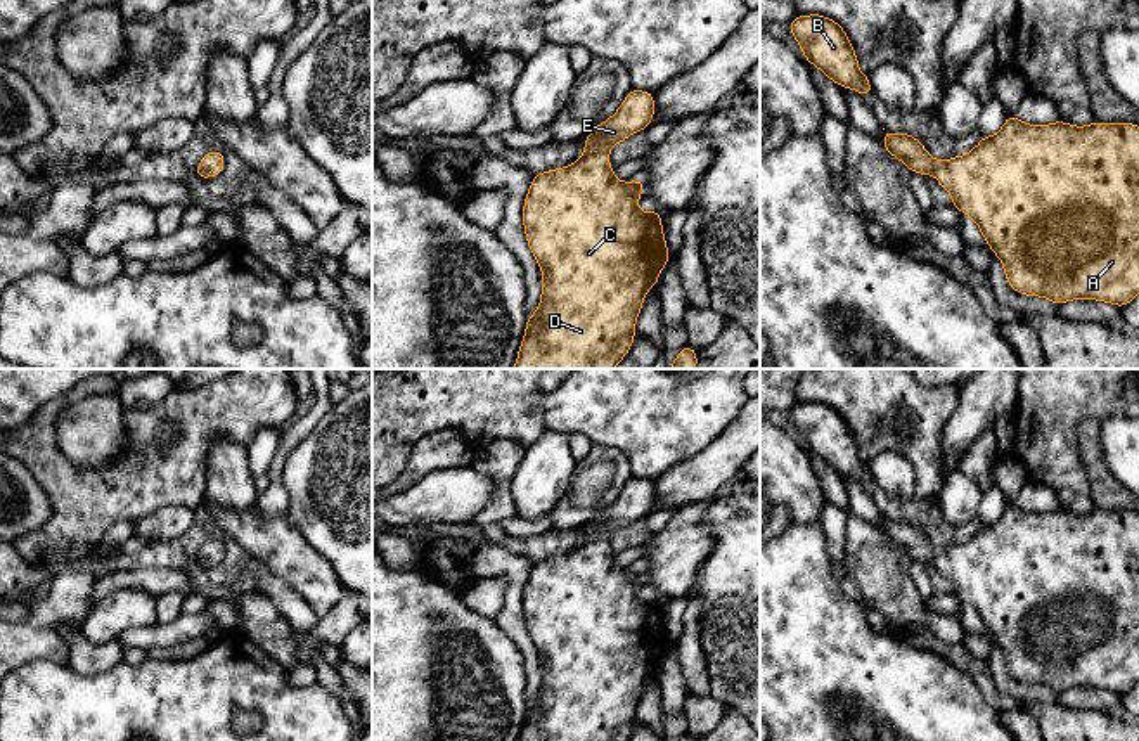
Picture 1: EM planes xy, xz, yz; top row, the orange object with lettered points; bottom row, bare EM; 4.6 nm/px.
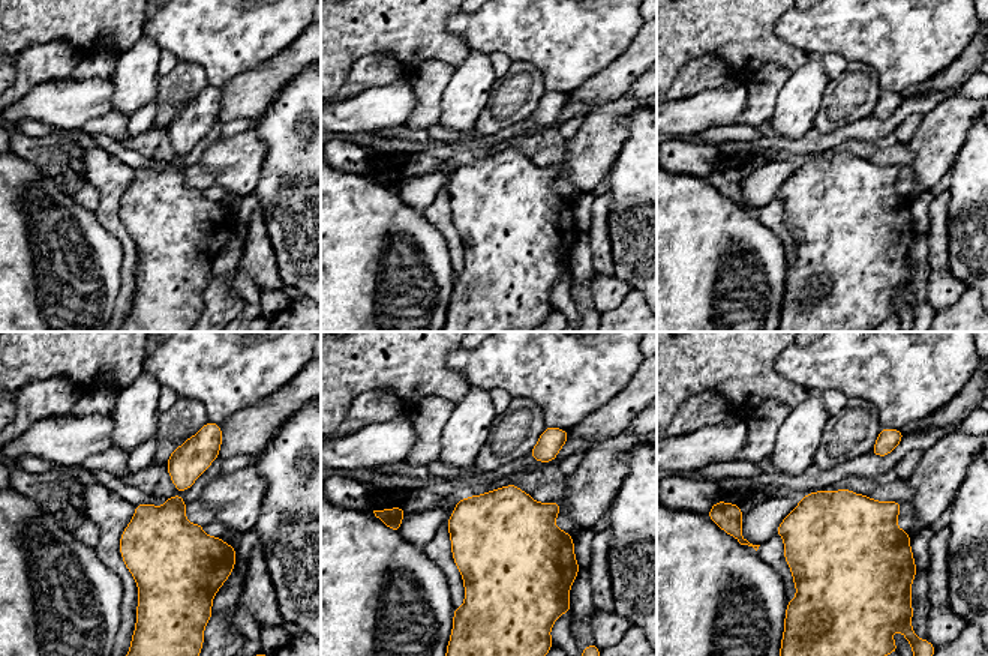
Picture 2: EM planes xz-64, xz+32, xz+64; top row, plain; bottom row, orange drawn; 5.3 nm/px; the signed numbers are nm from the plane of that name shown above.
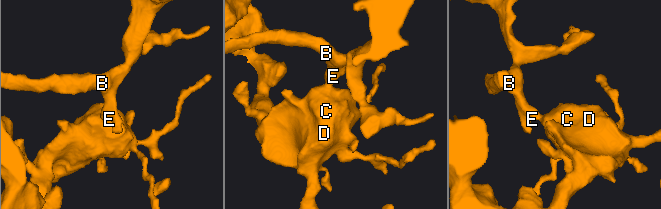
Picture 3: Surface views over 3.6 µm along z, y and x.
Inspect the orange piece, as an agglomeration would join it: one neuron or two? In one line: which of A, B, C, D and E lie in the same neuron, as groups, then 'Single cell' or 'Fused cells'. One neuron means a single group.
Groups: A B C D E. Single cell

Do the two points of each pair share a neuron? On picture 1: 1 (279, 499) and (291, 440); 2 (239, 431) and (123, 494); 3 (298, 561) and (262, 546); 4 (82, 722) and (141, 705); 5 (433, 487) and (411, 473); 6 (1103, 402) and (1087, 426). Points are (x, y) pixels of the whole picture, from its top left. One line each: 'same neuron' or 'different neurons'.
1: same neuron
2: same neuron
3: same neuron
4: same neuron
5: different neurons
6: different neurons

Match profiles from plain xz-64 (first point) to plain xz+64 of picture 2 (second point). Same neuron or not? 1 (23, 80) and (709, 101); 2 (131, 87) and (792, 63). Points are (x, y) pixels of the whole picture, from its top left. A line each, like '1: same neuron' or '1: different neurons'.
1: different neurons
2: different neurons

